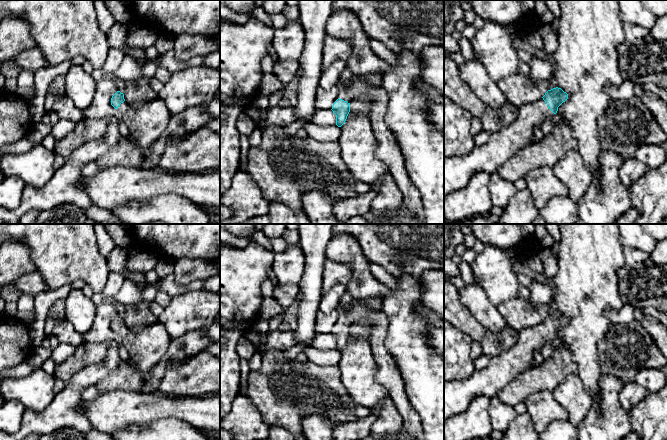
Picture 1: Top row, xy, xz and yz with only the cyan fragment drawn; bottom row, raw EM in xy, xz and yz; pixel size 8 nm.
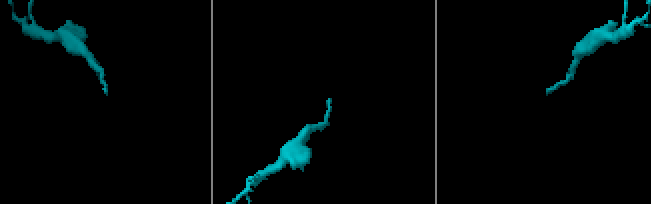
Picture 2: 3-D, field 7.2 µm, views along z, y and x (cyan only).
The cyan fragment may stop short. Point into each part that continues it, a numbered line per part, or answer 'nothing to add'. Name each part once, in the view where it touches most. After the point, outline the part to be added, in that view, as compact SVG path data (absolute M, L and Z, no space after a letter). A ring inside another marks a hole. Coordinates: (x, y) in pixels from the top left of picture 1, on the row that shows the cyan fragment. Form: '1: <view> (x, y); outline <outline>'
1: yz (503, 144); outline M540 98L519 107L516 120L490 134L488 141L463 156L444 158L444 196L465 187L478 172L492 174L520 149L532 144L535 129L554 113Z

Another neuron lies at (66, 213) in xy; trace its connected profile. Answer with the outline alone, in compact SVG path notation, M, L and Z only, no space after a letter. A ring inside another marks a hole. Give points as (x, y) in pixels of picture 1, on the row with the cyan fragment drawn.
M66 203L50 210L40 210L34 224L84 224L87 219L83 208Z

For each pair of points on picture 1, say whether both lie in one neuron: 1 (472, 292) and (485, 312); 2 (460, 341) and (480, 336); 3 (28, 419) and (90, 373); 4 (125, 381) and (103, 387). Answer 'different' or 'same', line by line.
1: same
2: different
3: same
4: same

